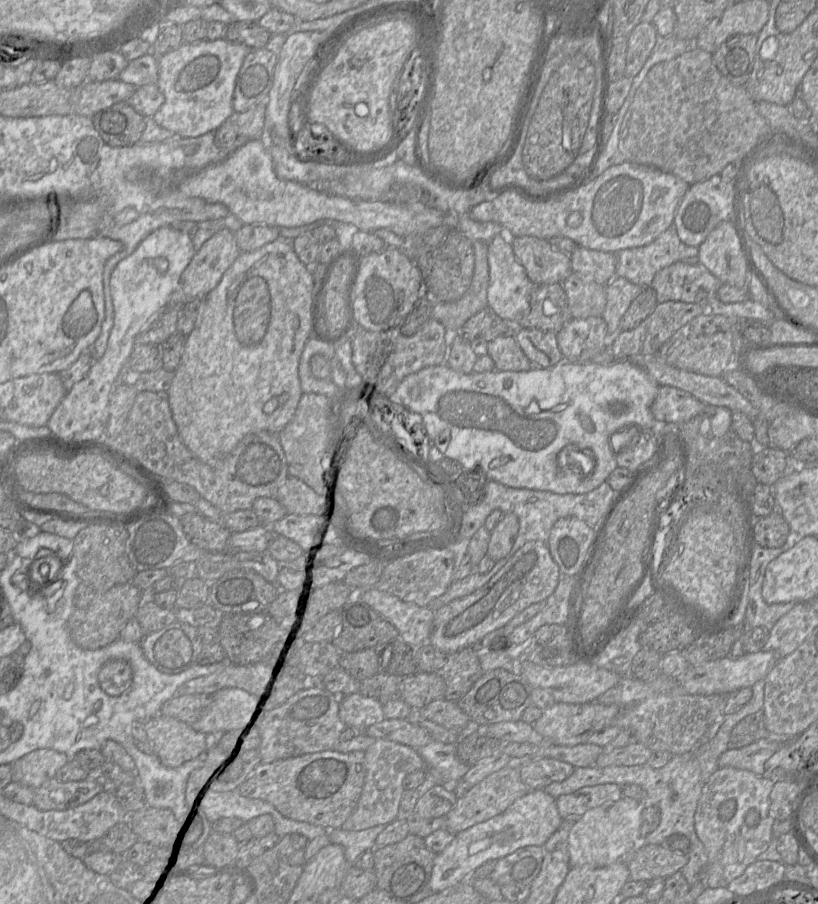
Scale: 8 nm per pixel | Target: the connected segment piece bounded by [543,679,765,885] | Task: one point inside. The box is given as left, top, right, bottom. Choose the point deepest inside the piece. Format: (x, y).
(676, 788)

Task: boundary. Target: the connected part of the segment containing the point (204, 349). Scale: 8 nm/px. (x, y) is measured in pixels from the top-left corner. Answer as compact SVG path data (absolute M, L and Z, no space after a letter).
M276 239L261 248L242 252L224 272L218 285L203 299L203 311L196 327L186 336L180 362L174 371L172 383L167 391L168 402L178 434L185 446L200 460L210 466L220 465L237 444L251 431L266 430L278 434L293 417L302 395L298 376L298 365L305 343L312 335L312 294L314 281L311 268L297 257L291 241Z

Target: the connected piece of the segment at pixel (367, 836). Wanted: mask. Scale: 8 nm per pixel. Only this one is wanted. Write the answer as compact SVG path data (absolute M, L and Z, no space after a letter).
M380 825L362 831L348 831L342 828L328 830L331 843L343 848L345 859L349 865L365 851L375 849L375 841L378 835L387 825Z

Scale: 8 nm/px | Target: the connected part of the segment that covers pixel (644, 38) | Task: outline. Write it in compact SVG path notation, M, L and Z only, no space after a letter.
M640 22L627 38L625 75L635 77L650 56L656 41L657 30L652 23Z

